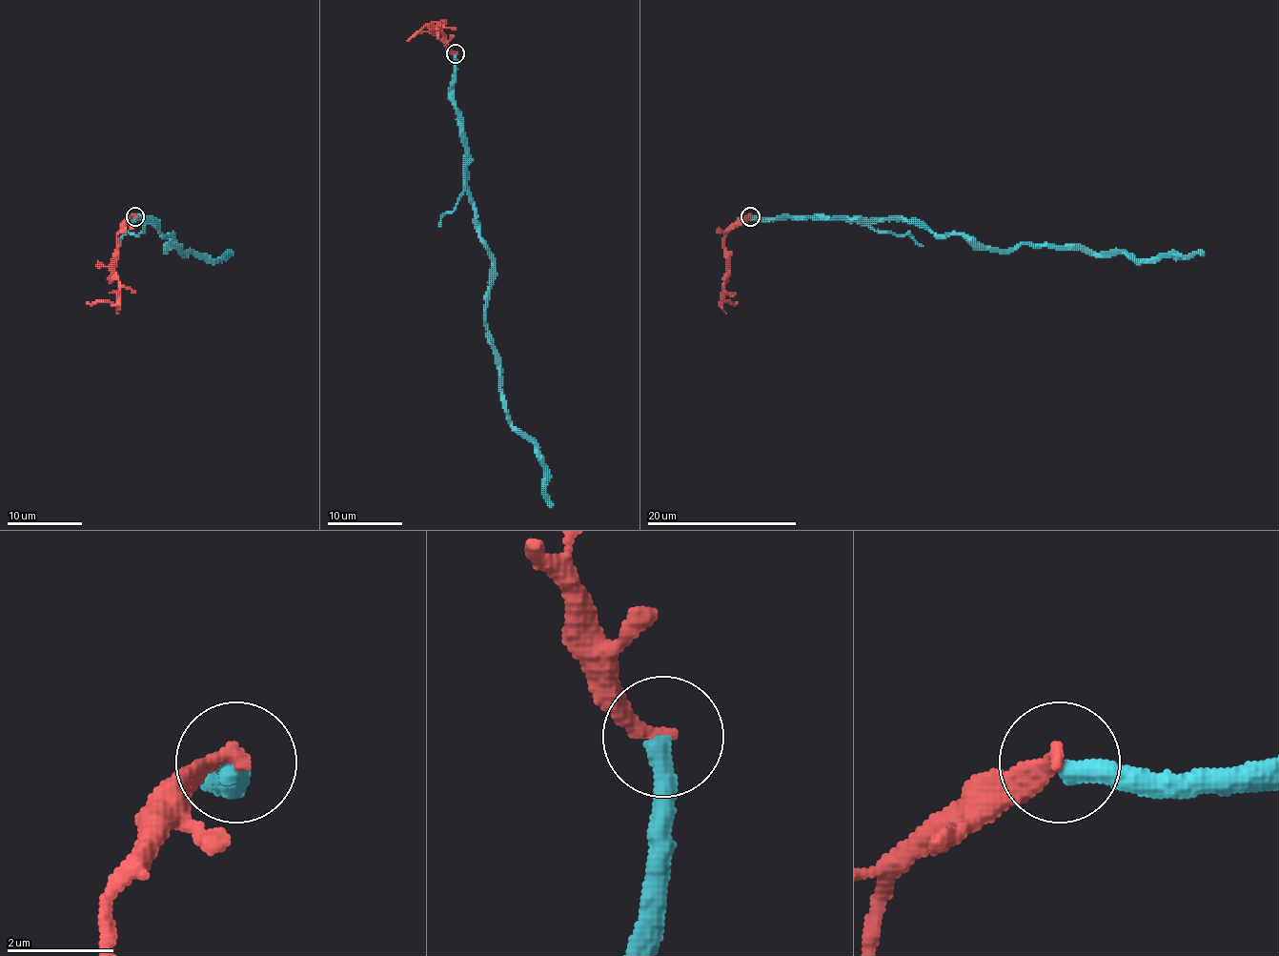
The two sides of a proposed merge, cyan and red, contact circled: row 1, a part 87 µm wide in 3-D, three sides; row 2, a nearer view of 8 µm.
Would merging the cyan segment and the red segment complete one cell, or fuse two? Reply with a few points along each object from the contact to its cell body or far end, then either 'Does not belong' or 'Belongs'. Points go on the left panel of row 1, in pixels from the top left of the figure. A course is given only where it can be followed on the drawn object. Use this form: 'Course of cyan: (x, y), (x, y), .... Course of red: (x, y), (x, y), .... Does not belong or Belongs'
Course of cyan: (135, 215), (152, 219), (163, 234), (171, 234), (163, 250), (172, 244), (211, 259), (231, 252). Course of red: (135, 215), (130, 217), (116, 236), (114, 277), (118, 281), (118, 298), (114, 304), (87, 302). Does not belong

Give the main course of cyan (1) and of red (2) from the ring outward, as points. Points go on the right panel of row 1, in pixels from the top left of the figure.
1: (750, 215), (906, 219), (938, 234), (967, 234), (990, 248), (1046, 244), (1130, 254), (1136, 259), (1204, 252)
2: (750, 215), (743, 217), (724, 236), (728, 277), (724, 281), (724, 298), (719, 304), (738, 302)

